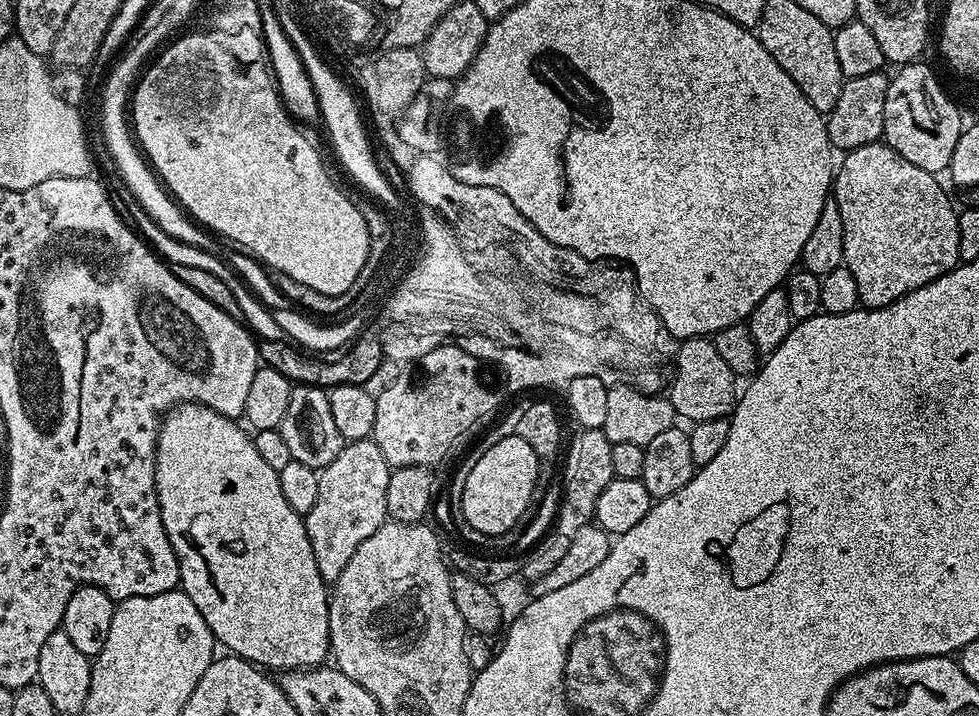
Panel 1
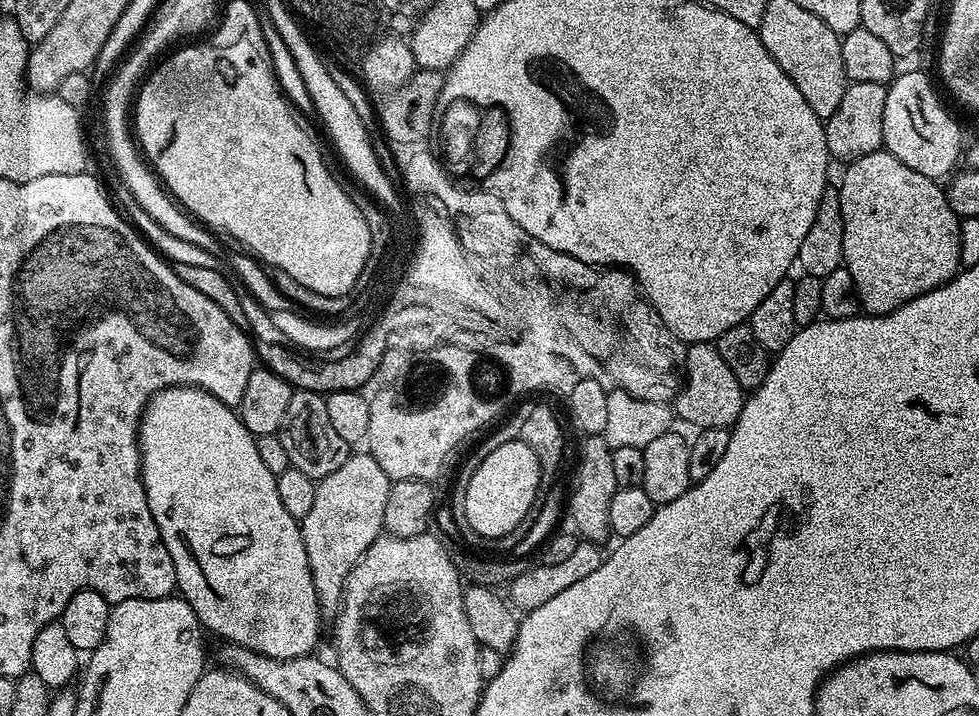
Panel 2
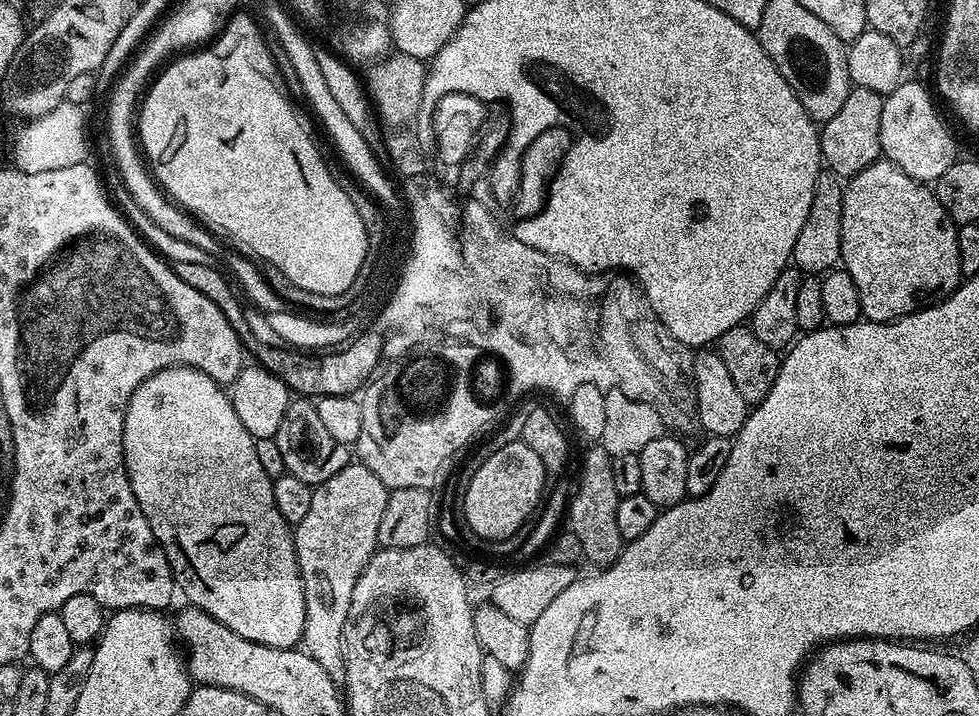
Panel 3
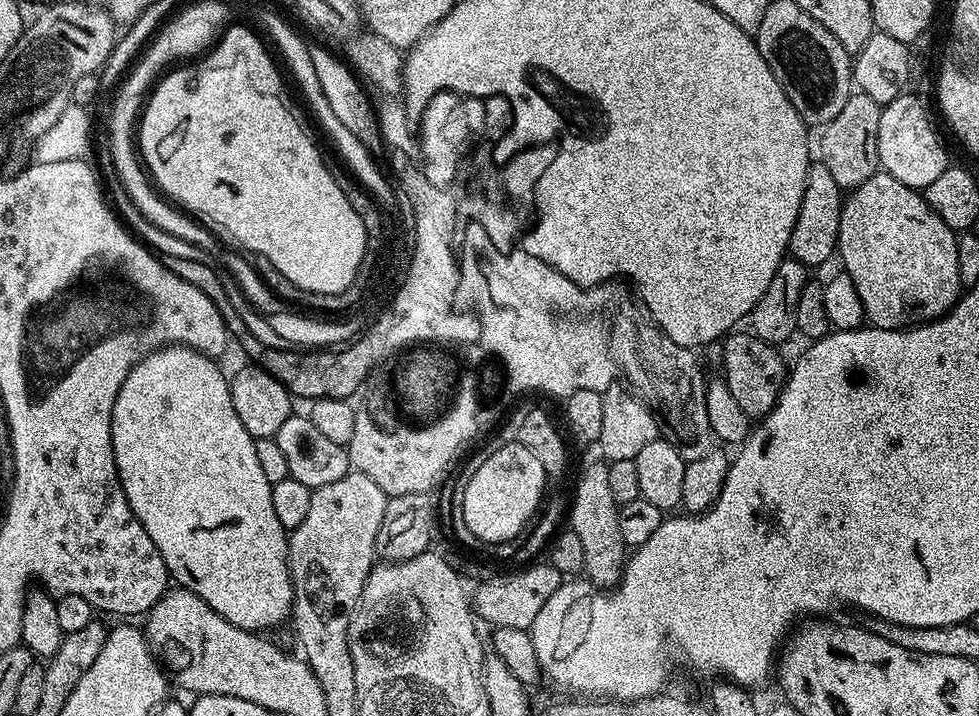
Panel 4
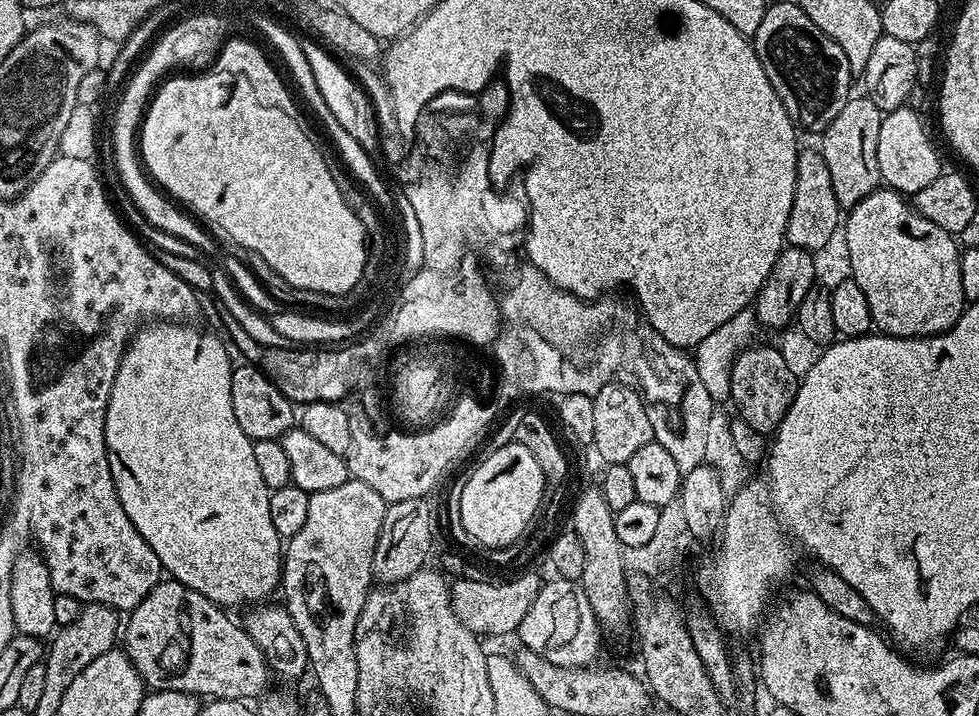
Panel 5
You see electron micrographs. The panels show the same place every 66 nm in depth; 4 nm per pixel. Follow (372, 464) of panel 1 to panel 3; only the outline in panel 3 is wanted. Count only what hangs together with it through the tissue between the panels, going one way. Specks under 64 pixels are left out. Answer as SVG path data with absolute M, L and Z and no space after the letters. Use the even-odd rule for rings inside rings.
M349 462L345 468L338 470L338 474L334 474L334 478L326 478L326 482L313 487L310 511L294 528L298 570L302 590L306 594L302 648L337 682L344 679L344 627L350 610L350 598L354 598L354 586L362 570L370 562L373 552L377 551L378 526L382 526L382 510L386 510L389 491L365 464Z

